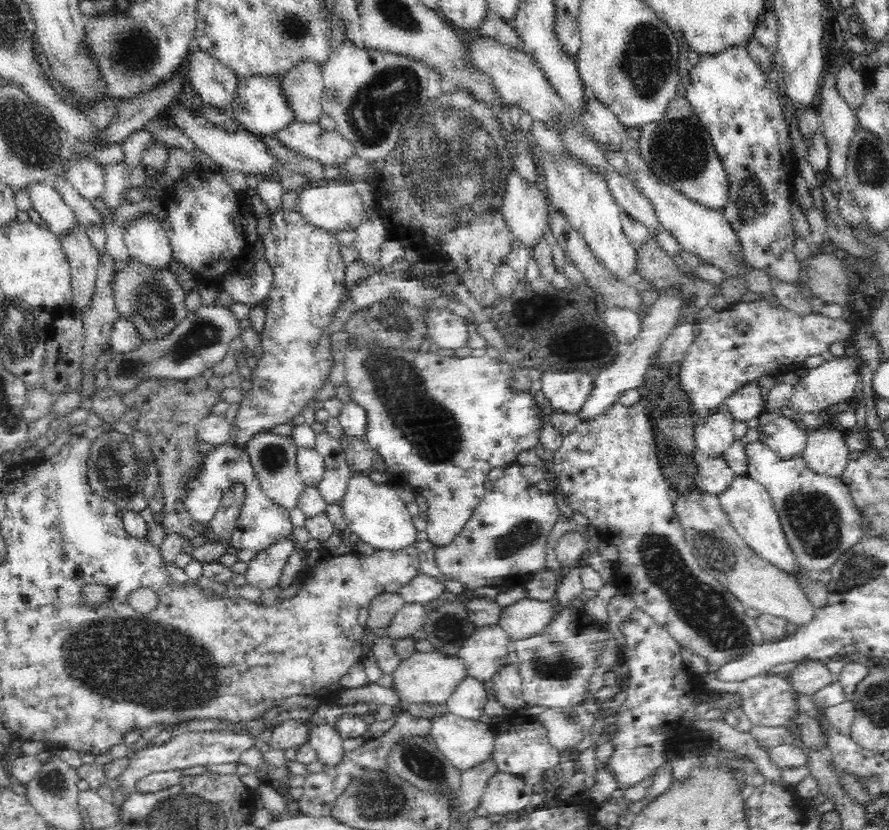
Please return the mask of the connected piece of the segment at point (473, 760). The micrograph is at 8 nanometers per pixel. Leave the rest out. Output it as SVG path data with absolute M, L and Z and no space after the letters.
M447 711L441 716L431 718L435 746L446 756L448 762L458 771L466 772L493 760L496 735L492 725L480 720L465 719Z

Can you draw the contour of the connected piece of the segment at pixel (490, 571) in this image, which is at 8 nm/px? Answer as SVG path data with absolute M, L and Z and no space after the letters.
M515 463L504 468L503 476L494 482L490 490L486 490L482 501L468 520L464 531L456 539L444 547L435 547L436 566L447 580L462 582L466 591L476 590L482 586L521 587L532 575L545 566L547 541L561 516L558 500L554 493L547 494L528 483L521 474L522 465Z

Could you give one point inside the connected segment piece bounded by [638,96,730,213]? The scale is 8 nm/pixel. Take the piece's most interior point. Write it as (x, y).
(678, 149)

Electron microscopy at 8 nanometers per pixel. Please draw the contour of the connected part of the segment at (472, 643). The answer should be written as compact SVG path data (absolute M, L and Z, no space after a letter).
M500 626L477 627L457 653L467 675L481 681L492 680L496 672L509 664L510 640L508 633Z

